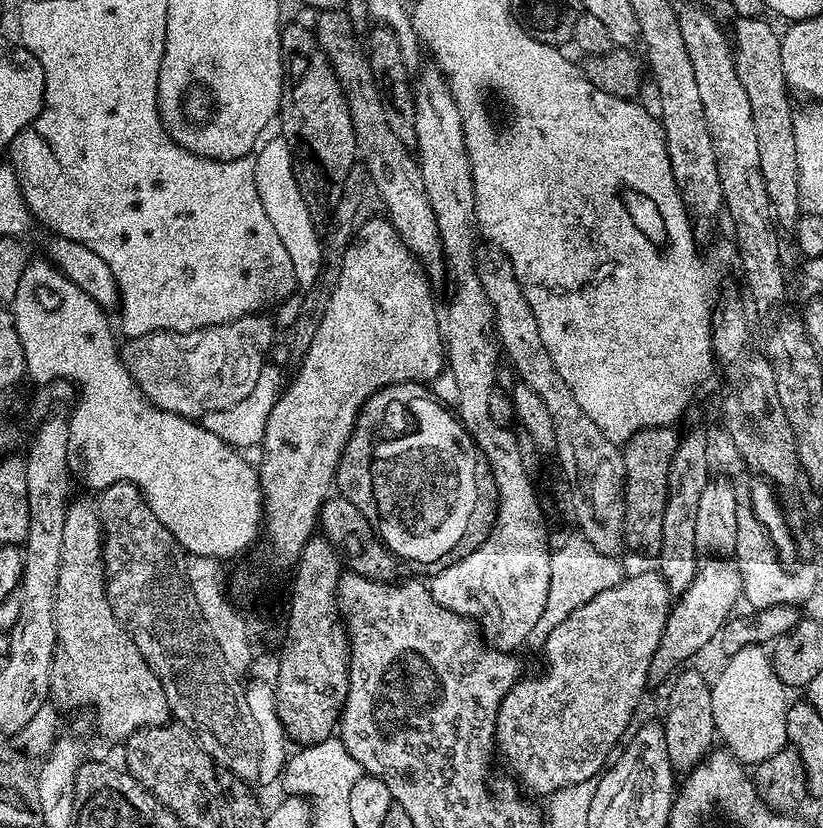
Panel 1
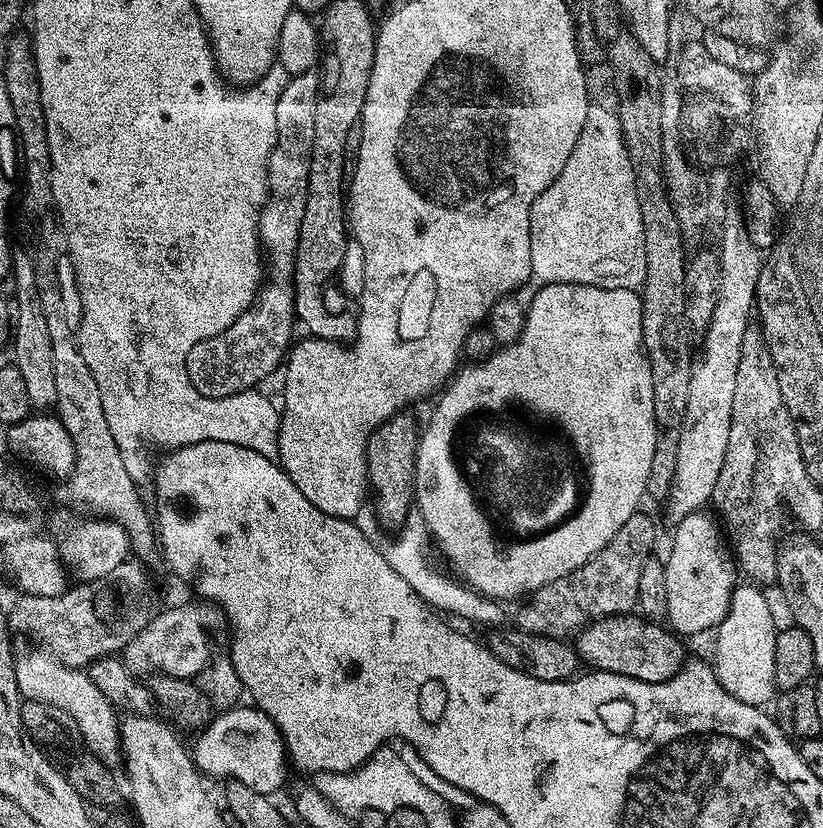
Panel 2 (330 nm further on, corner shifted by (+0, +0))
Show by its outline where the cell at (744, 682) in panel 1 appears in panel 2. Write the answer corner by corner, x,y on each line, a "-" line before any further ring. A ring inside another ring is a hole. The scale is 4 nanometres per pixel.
751,582
735,587
729,602
729,610
715,629
716,660
714,667
718,682
738,702
764,706
777,695
774,678
774,646
776,627
770,608
765,604
764,592

